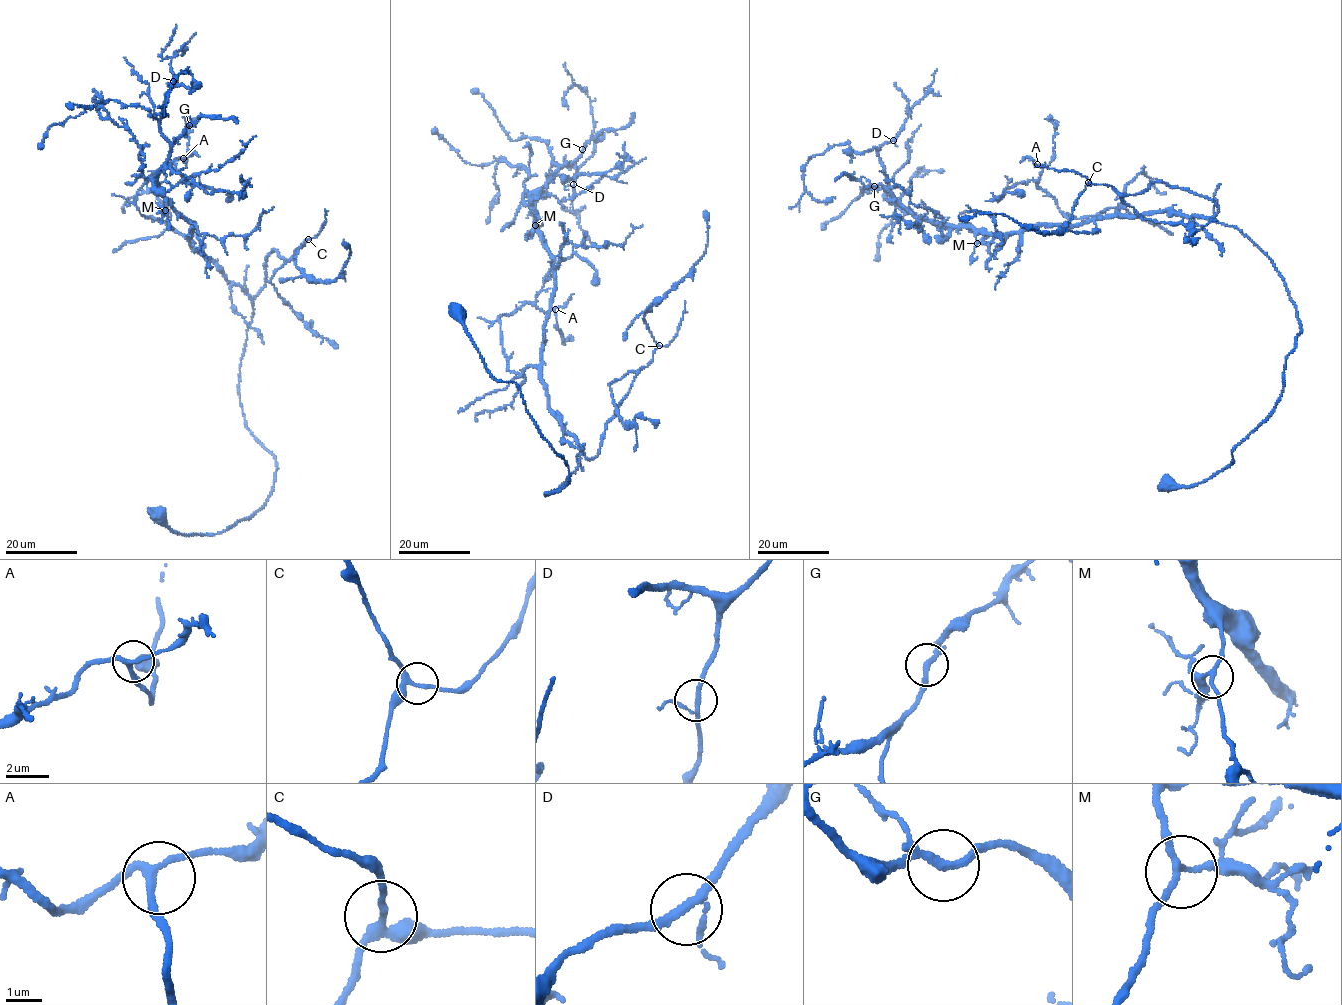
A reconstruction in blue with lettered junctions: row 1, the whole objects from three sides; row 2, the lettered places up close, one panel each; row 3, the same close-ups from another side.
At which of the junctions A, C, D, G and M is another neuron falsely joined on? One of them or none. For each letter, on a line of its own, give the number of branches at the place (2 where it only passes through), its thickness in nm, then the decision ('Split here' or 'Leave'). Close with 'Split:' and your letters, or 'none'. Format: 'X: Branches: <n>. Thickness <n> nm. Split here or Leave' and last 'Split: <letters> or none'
A: Branches: 3. Thickness 190 nm. Leave
C: Branches: 3. Thickness 190 nm. Leave
D: Branches: 3. Thickness 190 nm. Leave
G: Branches: 3. Thickness 190 nm. Leave
M: Branches: 3. Thickness 160 nm. Leave
Split: none

